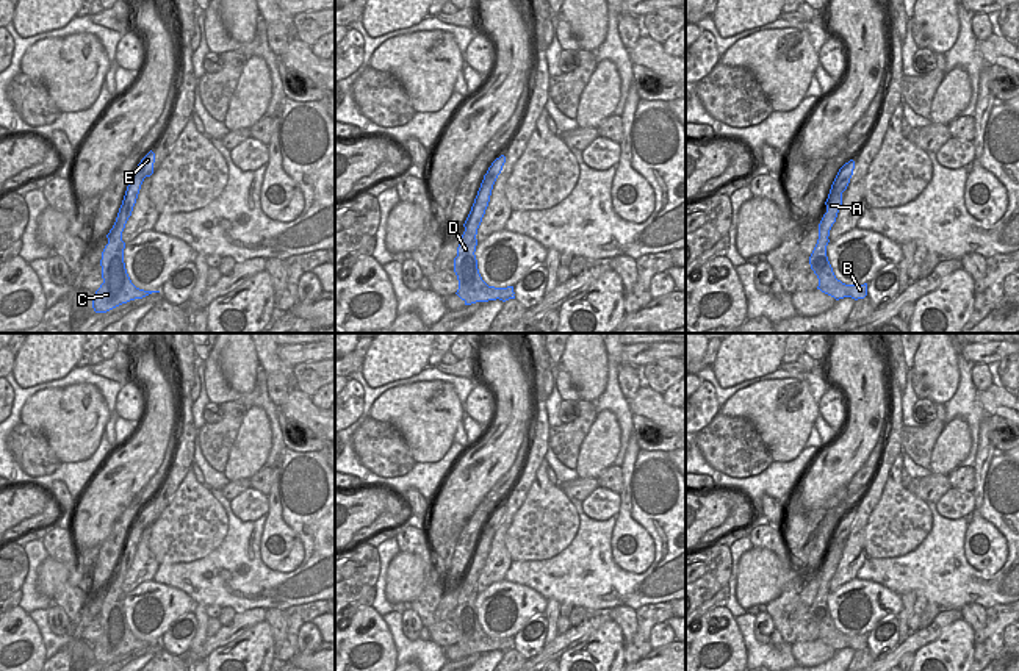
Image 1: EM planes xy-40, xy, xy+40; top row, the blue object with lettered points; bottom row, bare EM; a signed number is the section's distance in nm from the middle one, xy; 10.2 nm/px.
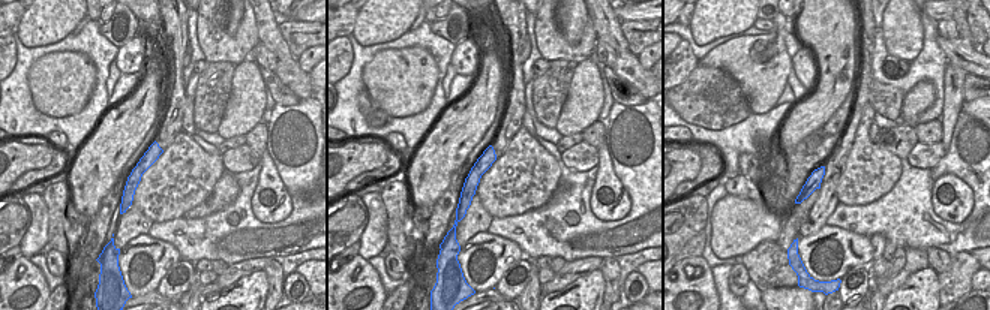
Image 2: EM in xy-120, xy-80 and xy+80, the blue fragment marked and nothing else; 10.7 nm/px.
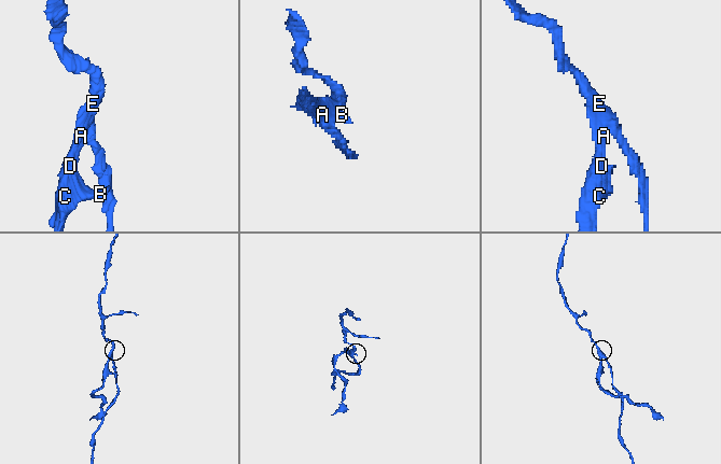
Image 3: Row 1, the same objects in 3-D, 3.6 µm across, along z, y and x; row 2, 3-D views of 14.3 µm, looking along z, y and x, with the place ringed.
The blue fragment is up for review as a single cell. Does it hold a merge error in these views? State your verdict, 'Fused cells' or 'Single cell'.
Fused cells.

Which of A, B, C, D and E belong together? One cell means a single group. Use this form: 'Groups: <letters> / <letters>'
Groups: A B C D / E.

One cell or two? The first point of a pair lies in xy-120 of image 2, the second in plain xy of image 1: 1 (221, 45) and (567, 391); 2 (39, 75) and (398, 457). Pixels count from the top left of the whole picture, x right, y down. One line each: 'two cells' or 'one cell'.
1: one cell
2: two cells

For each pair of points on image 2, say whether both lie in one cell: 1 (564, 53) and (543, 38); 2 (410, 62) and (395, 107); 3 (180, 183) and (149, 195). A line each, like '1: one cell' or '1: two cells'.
1: one cell
2: one cell
3: one cell

